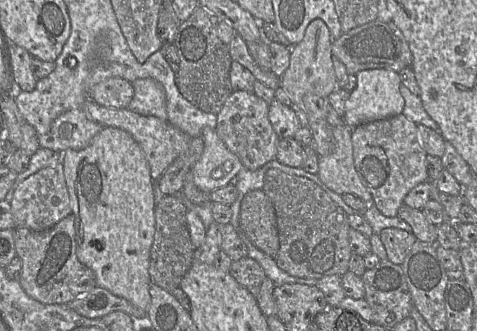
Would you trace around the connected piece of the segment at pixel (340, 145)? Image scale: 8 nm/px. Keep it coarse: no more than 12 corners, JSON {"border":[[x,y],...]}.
{"border":[[333,128],[335,148],[318,156],[317,176],[339,195],[373,197],[355,169],[351,132]]}

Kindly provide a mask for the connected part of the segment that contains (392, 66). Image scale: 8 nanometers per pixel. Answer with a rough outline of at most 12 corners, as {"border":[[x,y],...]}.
{"border":[[374,20],[343,33],[332,55],[348,75],[406,67],[388,24]]}

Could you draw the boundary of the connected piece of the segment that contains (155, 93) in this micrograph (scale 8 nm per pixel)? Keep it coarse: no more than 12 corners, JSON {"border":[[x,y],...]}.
{"border":[[153,78],[131,83],[127,109],[168,120],[163,86]]}

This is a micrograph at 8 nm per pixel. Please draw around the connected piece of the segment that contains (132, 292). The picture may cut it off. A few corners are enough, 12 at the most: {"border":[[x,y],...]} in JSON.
{"border":[[104,127],[61,162],[79,261],[147,311],[155,181]]}

